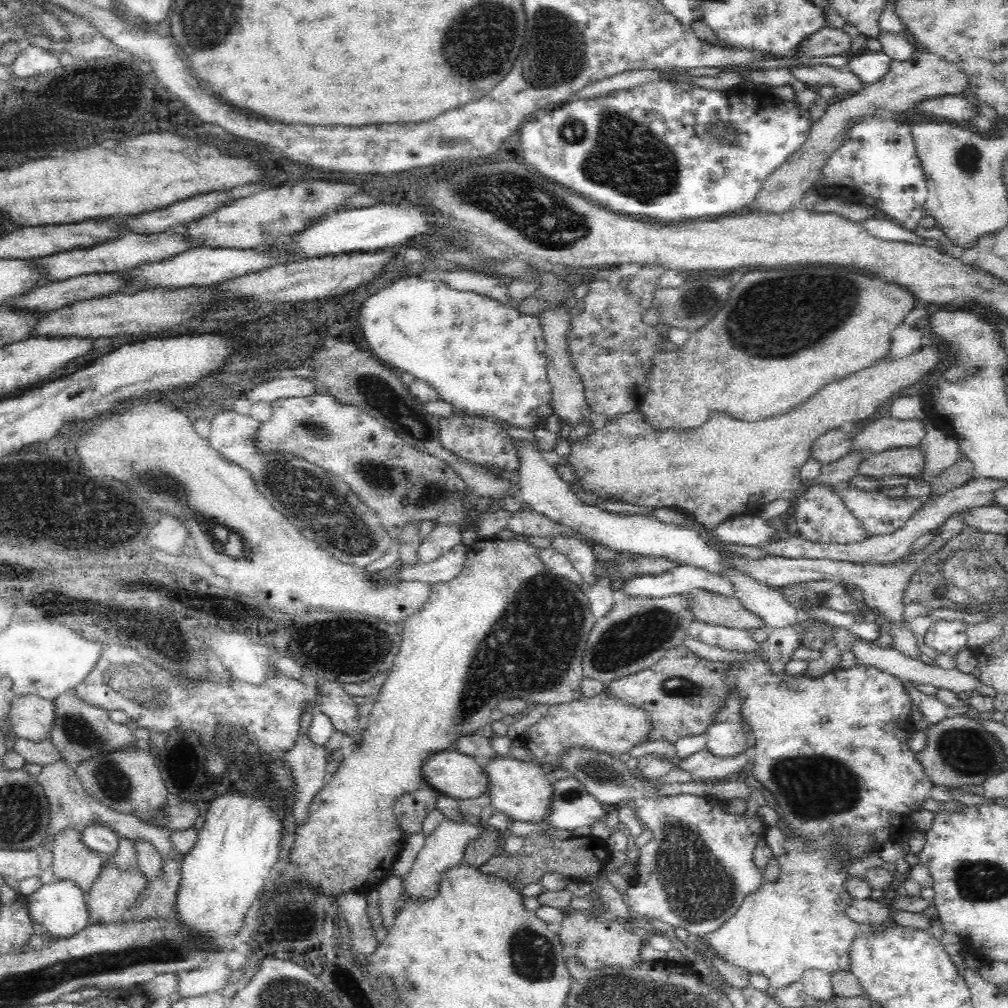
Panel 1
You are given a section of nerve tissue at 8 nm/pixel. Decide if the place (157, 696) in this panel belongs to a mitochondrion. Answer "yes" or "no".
yes

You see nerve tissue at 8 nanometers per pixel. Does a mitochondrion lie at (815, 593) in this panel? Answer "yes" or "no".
yes

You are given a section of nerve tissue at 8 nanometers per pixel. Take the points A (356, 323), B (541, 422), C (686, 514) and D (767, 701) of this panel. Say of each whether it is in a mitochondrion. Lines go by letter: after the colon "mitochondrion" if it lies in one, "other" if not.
A: other
B: other
C: other
D: other

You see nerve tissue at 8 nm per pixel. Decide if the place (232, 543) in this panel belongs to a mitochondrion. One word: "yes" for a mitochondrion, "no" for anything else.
yes

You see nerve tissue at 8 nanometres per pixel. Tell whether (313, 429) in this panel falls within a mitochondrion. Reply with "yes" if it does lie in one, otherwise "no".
yes

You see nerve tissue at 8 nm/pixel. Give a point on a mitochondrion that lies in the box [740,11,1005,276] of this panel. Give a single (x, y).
(967, 157)

